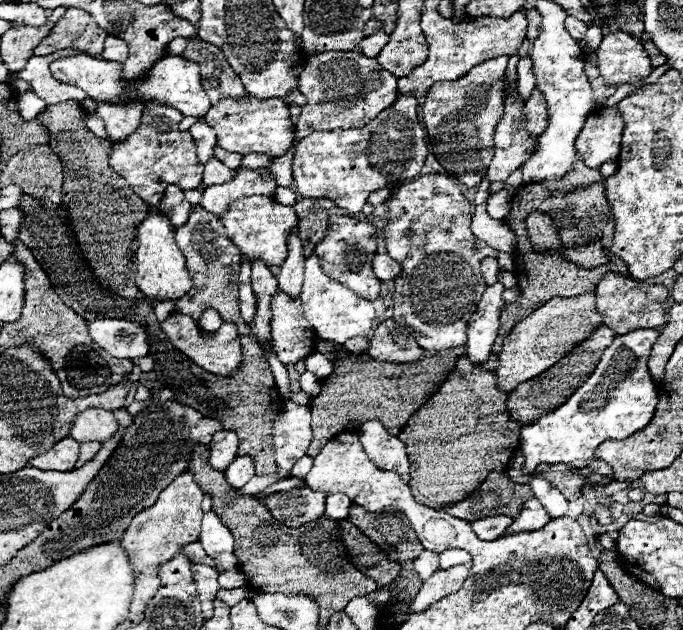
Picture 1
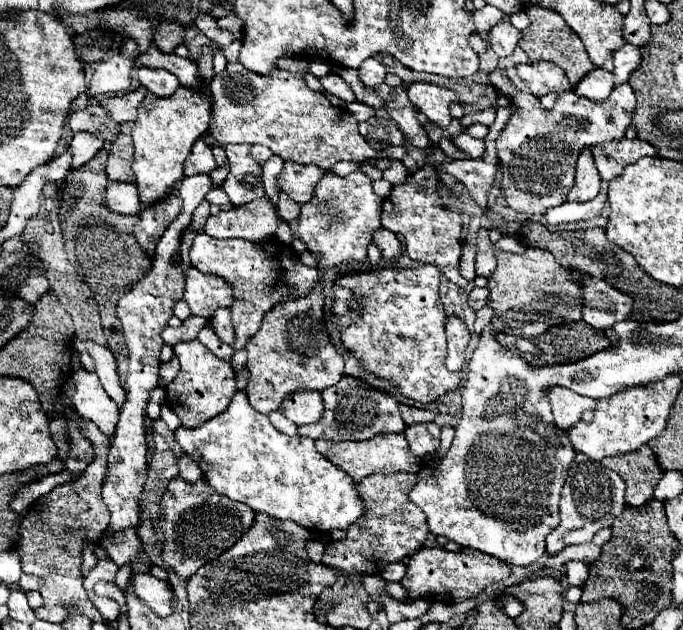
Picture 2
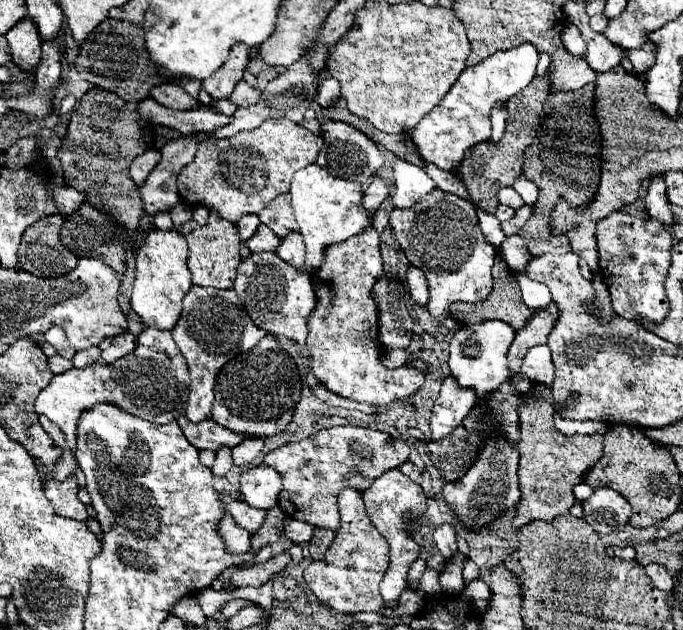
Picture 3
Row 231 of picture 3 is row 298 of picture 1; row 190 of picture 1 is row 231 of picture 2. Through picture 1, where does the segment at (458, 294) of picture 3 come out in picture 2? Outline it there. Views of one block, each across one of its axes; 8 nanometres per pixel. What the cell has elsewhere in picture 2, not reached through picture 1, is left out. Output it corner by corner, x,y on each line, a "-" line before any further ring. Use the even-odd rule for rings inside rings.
434,148
424,166
418,168
414,174
408,174
404,184
396,184
388,198
382,202
382,226
388,228
394,234
400,234
406,244
406,252
412,260
424,262
424,264
438,264
442,274
458,284
466,286
468,280
464,280
458,272
460,256
462,256
462,216
458,212
448,210
438,194
438,170
442,164
452,162
450,156
444,154
442,148

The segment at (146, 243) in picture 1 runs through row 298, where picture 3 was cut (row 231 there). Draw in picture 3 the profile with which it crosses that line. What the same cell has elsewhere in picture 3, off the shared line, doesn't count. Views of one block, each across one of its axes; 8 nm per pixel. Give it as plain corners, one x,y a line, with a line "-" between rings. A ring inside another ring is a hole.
176,230
148,232
144,246
140,246
140,250
136,252
136,280
130,296
132,310
142,318
144,326
152,326
158,330
172,330
176,326
182,312
182,298
192,288
186,260
188,244

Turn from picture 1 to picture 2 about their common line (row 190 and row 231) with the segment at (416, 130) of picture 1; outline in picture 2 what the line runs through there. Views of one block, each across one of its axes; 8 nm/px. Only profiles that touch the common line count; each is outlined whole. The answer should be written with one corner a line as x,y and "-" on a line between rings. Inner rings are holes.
326,172
322,182
318,182
316,196
302,206
300,222
298,222
298,236
308,244
308,250
320,258
318,272
324,274
328,268
336,268
342,264
354,264
366,258
366,248
372,242
372,232
380,228
380,214
382,214
382,198
372,192
370,178
364,178
362,172
352,172
344,178

